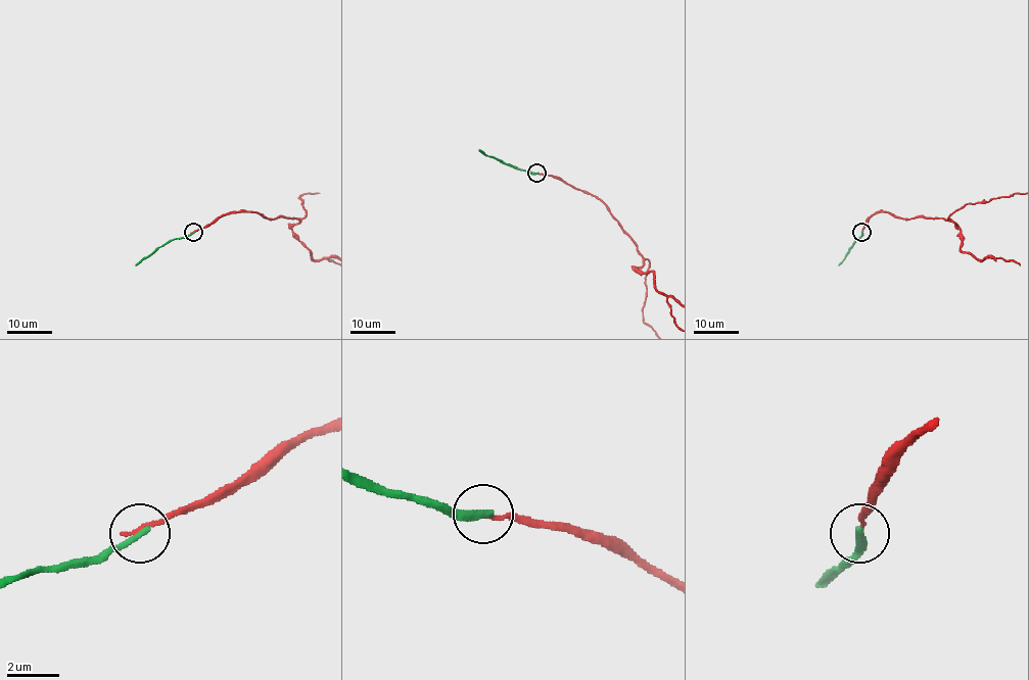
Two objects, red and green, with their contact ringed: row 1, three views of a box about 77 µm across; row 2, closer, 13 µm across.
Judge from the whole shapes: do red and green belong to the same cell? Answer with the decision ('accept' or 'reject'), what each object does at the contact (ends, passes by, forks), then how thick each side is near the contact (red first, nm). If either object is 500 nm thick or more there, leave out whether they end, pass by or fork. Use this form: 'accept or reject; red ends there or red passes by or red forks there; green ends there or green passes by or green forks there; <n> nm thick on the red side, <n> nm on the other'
accept; red ends there; green ends there; 150 nm thick on the red side, 300 nm on the other

